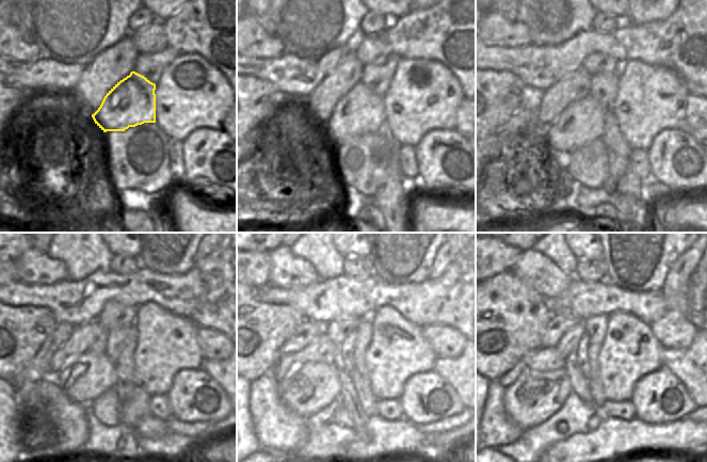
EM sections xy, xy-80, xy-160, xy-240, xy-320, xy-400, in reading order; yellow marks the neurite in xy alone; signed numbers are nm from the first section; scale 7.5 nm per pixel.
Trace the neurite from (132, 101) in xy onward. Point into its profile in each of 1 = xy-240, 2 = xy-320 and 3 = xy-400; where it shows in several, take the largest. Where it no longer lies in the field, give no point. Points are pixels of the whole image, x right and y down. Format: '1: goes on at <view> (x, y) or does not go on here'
1: goes on at xy-240 (83, 378)
2: goes on at xy-320 (312, 387)
3: goes on at xy-400 (534, 396)

